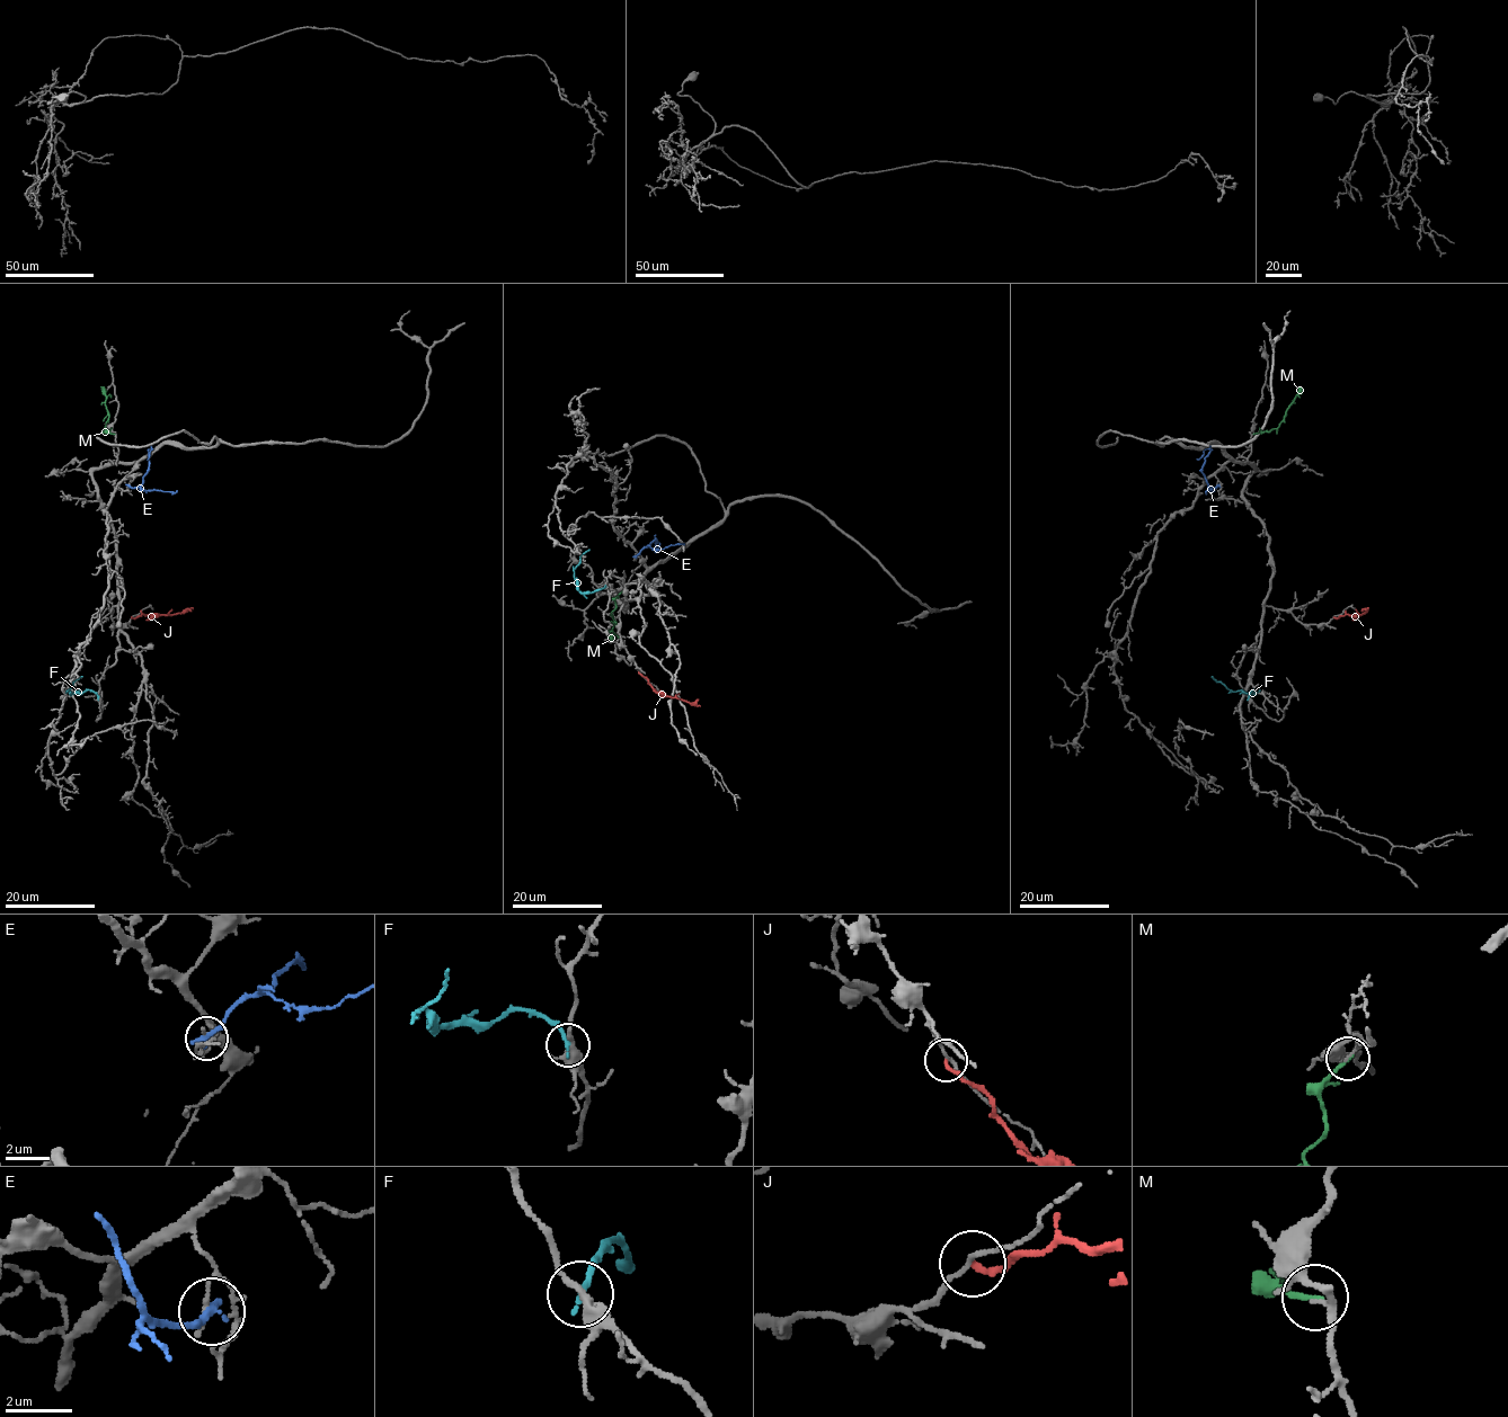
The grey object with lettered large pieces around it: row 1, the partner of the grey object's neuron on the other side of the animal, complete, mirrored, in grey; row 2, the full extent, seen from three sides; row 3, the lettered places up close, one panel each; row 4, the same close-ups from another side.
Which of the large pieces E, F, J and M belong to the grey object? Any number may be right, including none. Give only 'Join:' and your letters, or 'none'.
Join: M

